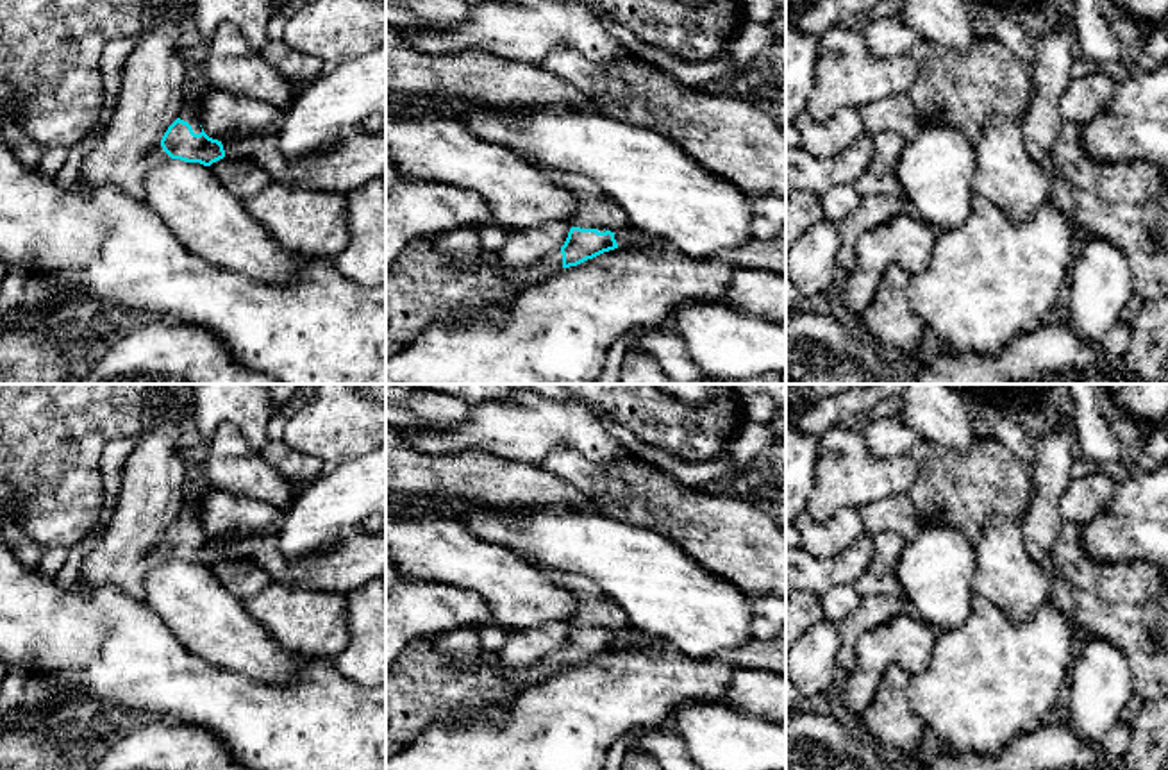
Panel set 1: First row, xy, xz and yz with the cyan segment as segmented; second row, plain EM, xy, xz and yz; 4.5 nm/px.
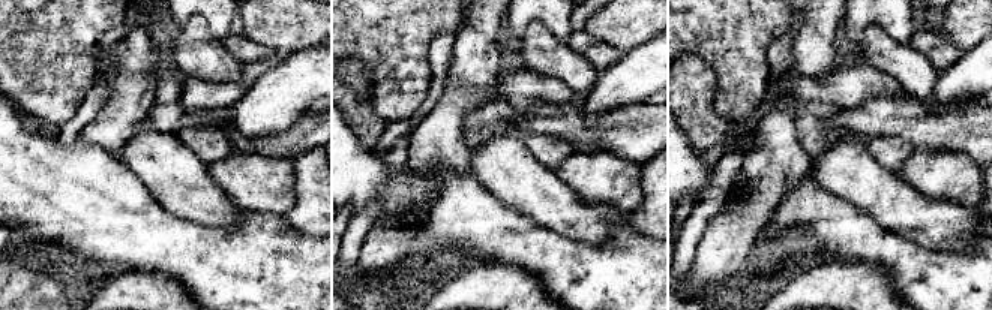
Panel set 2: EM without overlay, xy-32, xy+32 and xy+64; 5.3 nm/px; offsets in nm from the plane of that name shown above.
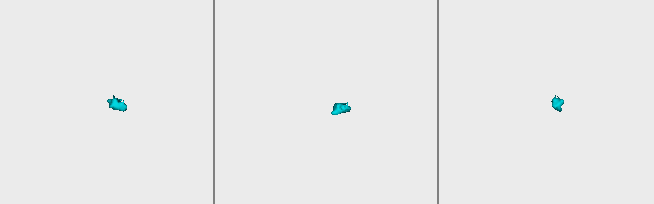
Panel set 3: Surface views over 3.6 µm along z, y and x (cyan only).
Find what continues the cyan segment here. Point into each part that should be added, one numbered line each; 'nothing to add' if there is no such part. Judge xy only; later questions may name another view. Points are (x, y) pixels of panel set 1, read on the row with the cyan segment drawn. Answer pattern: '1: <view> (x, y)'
1: xy (188, 113)
2: xy (158, 156)

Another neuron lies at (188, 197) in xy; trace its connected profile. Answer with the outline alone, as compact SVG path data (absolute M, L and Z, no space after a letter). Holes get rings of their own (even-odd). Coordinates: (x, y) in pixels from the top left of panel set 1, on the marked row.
M170 159L152 166L145 179L145 204L164 222L180 243L202 259L245 273L263 282L289 282L300 273L300 263L311 255L298 255L282 248L271 234L246 211L243 202L230 195L209 166Z

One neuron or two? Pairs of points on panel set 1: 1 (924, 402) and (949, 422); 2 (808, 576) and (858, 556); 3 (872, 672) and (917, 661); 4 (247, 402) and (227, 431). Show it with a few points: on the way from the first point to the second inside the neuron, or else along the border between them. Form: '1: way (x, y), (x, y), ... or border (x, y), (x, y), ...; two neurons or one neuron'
1: way (929, 404), (943, 417); one neuron
2: way (820, 574), (845, 569); one neuron
3: way (883, 661), (886, 658), (906, 658); one neuron
4: border (204, 442), (222, 424), (231, 422), (258, 452); two neurons

